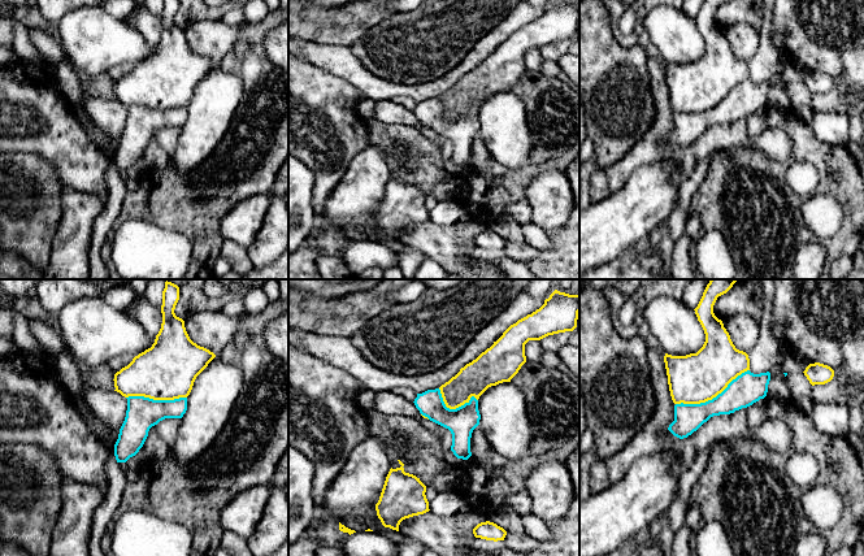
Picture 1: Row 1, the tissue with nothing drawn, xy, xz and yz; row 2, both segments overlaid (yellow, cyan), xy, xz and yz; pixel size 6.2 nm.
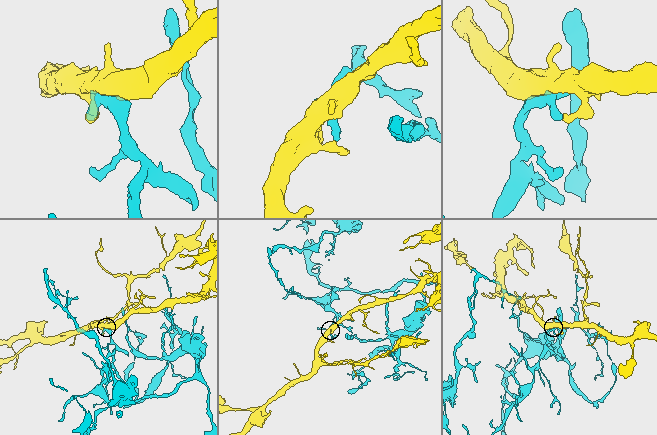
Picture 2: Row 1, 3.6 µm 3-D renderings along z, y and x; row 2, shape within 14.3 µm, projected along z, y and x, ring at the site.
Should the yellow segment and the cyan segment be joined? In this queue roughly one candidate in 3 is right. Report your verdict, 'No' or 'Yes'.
No

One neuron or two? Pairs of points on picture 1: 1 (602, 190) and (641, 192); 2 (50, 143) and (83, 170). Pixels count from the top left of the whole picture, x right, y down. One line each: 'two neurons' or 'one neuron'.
1: two neurons
2: one neuron

